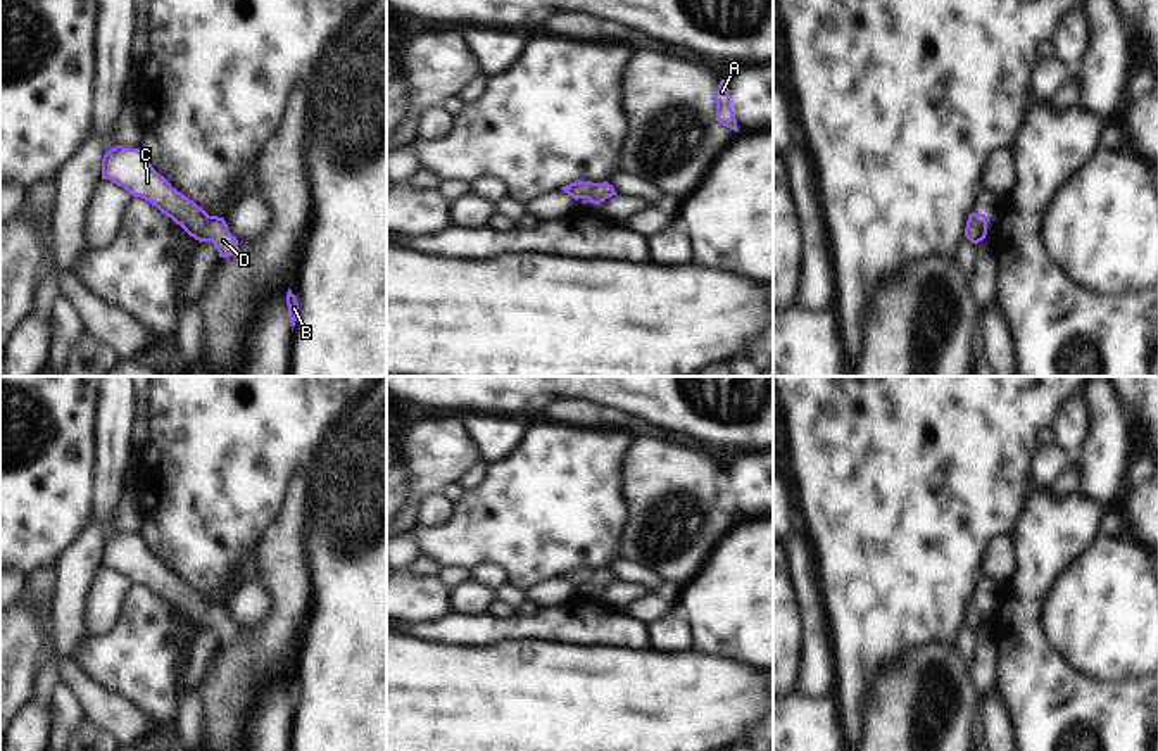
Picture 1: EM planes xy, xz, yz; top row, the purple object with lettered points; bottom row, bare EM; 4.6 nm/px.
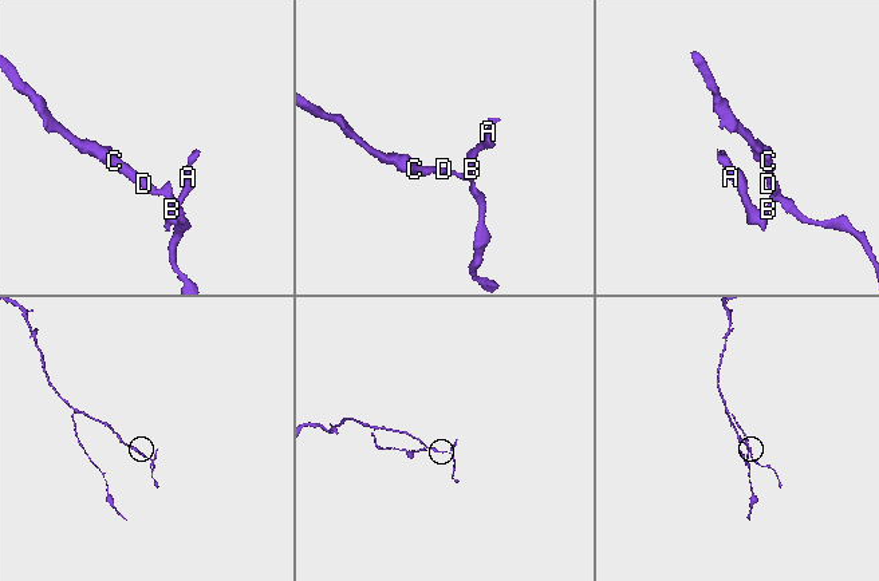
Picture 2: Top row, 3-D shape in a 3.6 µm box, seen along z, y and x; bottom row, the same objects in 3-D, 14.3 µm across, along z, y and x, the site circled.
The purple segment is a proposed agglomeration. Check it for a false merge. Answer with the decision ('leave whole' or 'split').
leave whole

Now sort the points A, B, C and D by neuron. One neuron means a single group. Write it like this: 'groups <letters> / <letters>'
groups A B C D

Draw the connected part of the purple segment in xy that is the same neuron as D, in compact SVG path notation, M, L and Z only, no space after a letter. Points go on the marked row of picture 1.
M112 147L102 159L102 180L110 180L155 205L198 242L212 242L219 257L238 250L238 240L230 233L224 218L209 216L193 200L171 186L147 161L142 148Z

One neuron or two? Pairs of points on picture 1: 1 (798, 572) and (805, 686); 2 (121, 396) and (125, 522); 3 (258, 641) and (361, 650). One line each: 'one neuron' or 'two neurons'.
1: one neuron
2: two neurons
3: two neurons

